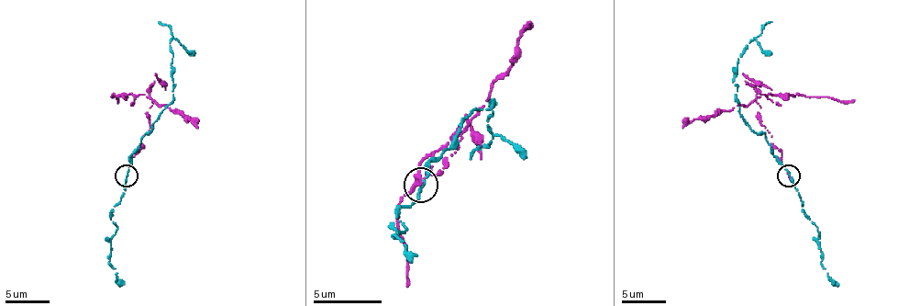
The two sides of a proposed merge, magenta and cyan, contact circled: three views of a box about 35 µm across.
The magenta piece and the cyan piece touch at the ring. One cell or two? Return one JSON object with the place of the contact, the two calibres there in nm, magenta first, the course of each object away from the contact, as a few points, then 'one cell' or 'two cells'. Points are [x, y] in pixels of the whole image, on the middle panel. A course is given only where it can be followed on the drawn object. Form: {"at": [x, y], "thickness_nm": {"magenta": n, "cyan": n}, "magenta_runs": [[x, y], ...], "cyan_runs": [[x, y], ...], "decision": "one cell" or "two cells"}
{"at": [420, 185], "thickness_nm": {"magenta": 140, "cyan": 200}, "magenta_runs": [[420, 184], [458, 150], [458, 136], [420, 164], [420, 180], [399, 205], [406, 287]], "cyan_runs": [[420, 187], [426, 167], [447, 150], [458, 129], [474, 108], [492, 105], [492, 101], [488, 126], [526, 156]], "decision": "two cells"}

